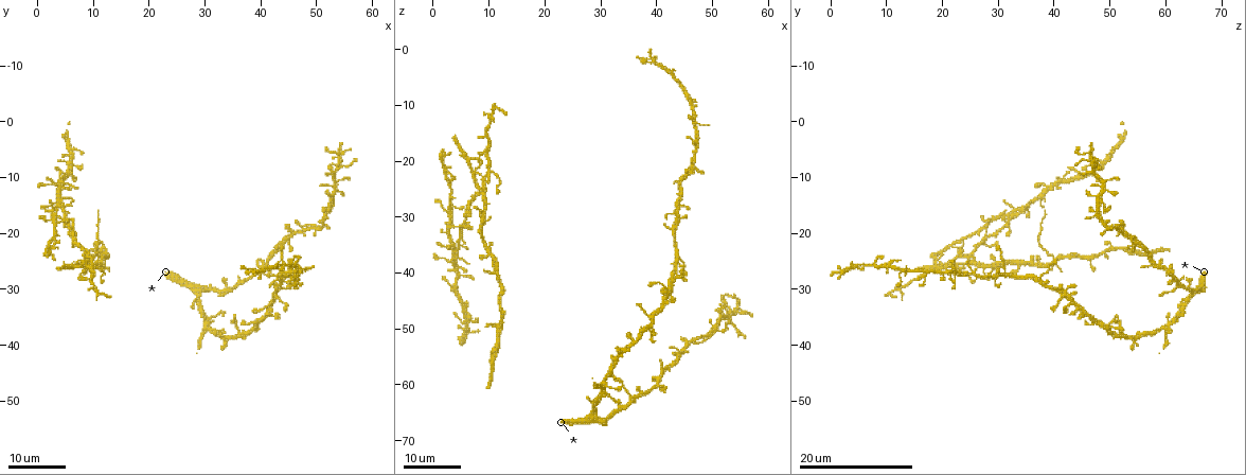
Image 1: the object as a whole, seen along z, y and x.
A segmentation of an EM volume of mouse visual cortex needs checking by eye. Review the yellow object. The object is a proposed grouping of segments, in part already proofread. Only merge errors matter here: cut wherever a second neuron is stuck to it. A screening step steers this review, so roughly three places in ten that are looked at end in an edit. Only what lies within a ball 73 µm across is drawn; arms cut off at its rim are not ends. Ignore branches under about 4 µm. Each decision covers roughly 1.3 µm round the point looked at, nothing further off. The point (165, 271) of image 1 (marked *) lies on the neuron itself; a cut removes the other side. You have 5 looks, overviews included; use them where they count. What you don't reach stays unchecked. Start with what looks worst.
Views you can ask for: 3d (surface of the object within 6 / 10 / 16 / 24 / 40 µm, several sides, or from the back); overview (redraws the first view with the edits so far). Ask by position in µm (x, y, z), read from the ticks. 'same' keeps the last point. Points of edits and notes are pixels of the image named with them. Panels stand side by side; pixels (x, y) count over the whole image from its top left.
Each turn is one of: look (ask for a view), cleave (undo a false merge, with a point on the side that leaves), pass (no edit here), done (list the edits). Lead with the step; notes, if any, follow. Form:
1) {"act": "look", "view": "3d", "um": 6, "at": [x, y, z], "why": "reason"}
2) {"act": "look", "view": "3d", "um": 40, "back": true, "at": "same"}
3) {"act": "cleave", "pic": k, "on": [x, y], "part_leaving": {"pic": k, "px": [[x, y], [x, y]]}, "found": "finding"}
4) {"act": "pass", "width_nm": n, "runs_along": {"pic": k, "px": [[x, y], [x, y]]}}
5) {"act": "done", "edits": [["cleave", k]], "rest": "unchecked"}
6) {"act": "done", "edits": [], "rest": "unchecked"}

{"act": "look", "view": "3d", "um": 24, "at": [43.5, 27.0, 31.5], "why": "small branch off a trunk"}

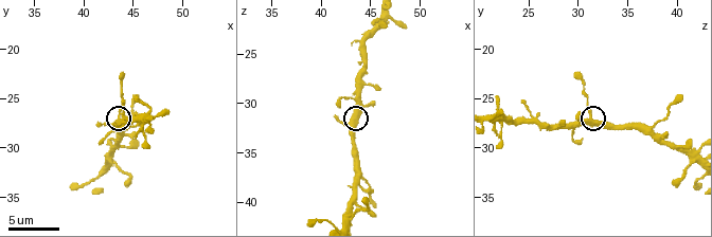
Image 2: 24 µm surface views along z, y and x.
{"act": "look", "view": "3d", "um": 6, "at": [43.8, 27.2, 31.2], "why": "closer look"}

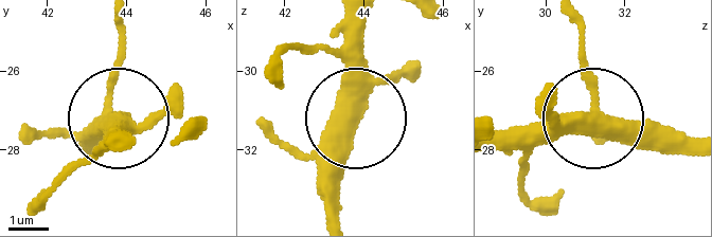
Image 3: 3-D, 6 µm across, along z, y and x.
{"act": "cleave", "pic": 3, "on": [125, 37], "part_leaving": {"pic": 3, "px": [[112, 102], [122, 24]]}, "found": "two neurons meet here"}

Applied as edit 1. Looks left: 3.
{"act": "look", "view": "overview"}

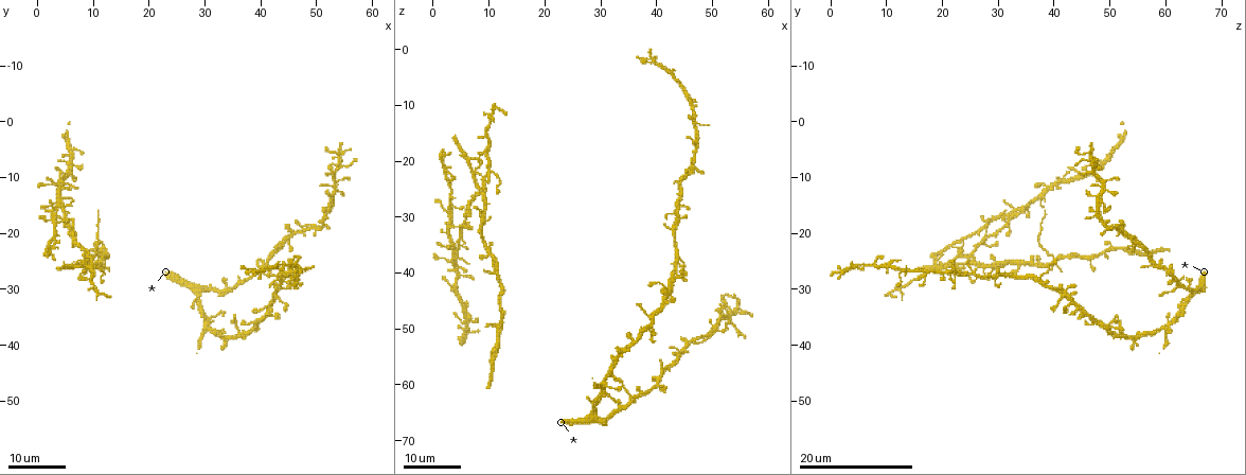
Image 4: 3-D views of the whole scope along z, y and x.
{"act": "look", "view": "3d", "um": 24, "at": [35.5, 29.0, 62.5]}

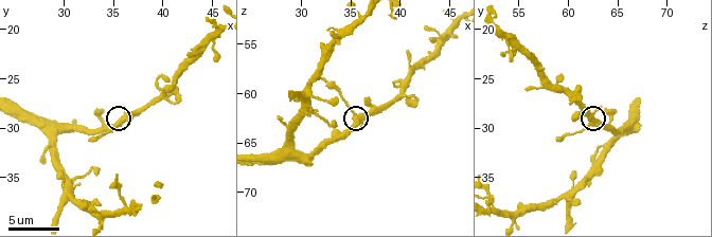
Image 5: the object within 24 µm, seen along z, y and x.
{"act": "look", "view": "3d", "um": 10, "at": [35.8, 29.4, 62.6]}

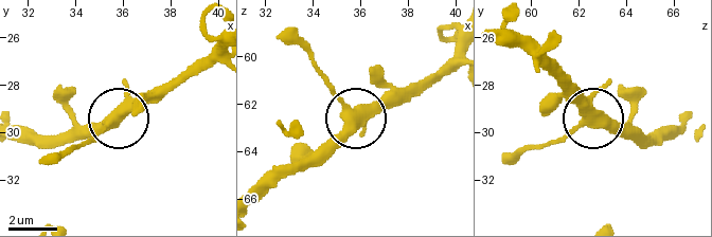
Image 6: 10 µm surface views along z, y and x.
{"act": "pass", "side_arm_um": 5, "arms": 4, "found": "one neuron here"}

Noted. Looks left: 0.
{"act": "done", "edits": [["cleave", 3]], "rest": "unchecked"}

